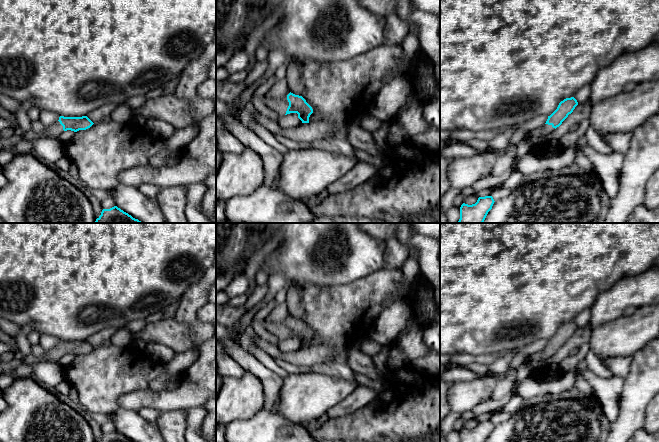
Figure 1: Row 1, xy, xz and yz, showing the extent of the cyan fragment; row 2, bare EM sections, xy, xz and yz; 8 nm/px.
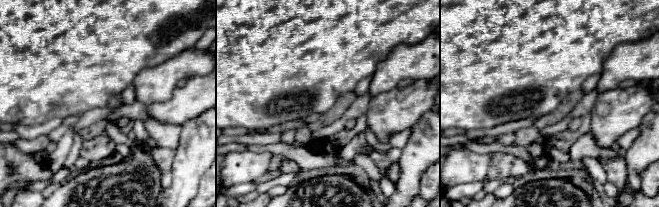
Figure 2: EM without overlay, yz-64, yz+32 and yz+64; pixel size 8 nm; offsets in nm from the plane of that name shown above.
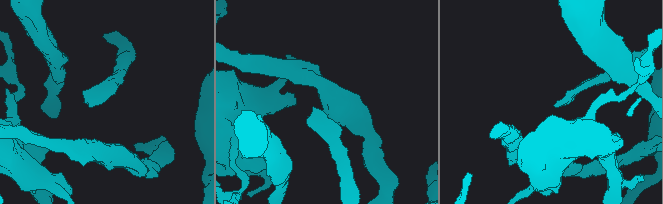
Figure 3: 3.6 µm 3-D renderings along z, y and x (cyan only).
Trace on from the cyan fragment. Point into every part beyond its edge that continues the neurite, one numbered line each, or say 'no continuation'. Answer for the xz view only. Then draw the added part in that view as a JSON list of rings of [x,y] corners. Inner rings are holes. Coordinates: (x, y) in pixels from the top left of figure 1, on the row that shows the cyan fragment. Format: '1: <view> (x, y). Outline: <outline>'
1: xz (280, 106). Outline: [[[267,92],[265,95],[263,95],[263,101],[264,104],[271,110],[275,111],[280,116],[280,118],[285,116],[287,108],[289,106],[287,97],[283,99],[274,99],[270,97],[269,92]]]

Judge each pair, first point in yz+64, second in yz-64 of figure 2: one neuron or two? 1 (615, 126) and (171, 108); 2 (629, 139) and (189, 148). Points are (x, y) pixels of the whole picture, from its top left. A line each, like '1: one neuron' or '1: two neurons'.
1: one neuron
2: two neurons

